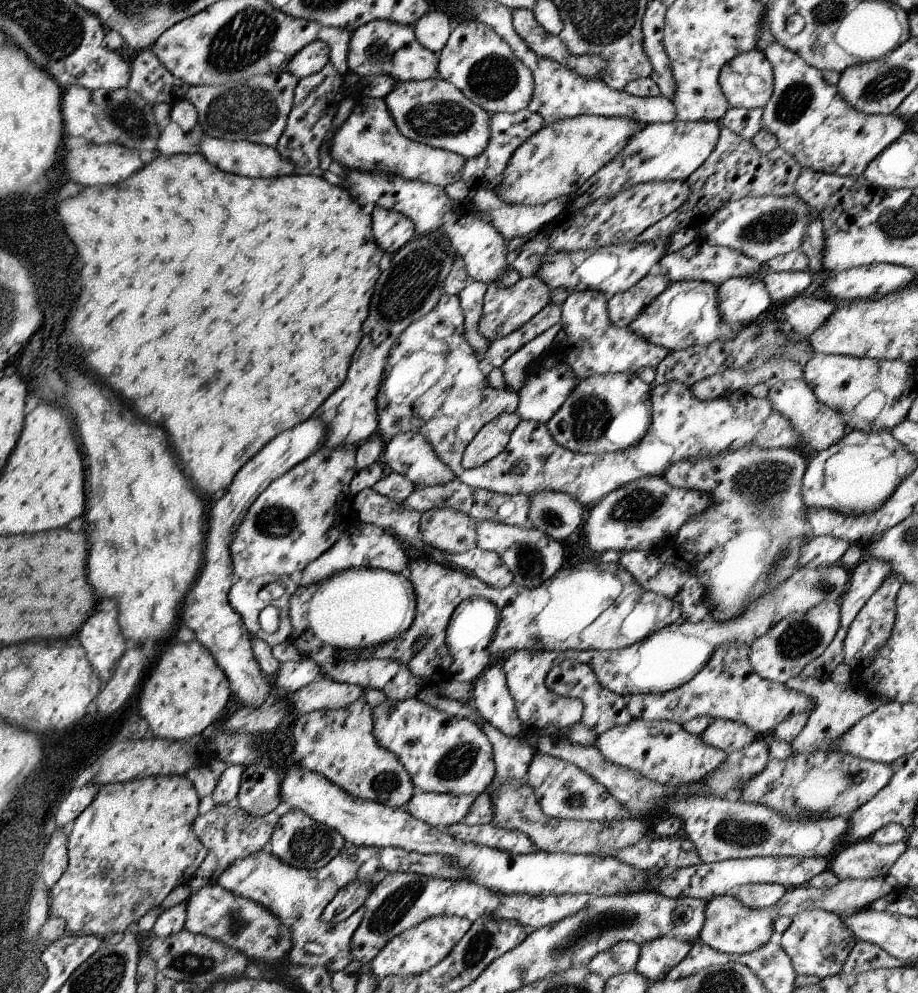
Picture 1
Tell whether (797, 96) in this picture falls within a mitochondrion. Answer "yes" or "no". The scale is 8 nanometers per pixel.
yes

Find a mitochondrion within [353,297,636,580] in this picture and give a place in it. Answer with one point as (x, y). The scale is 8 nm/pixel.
(589, 418)

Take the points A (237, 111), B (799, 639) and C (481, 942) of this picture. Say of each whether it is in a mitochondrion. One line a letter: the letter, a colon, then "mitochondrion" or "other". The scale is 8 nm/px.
A: mitochondrion
B: mitochondrion
C: mitochondrion

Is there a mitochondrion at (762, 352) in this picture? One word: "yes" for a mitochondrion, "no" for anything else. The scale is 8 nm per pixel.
yes

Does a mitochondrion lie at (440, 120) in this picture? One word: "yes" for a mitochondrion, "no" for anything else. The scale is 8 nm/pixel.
yes

